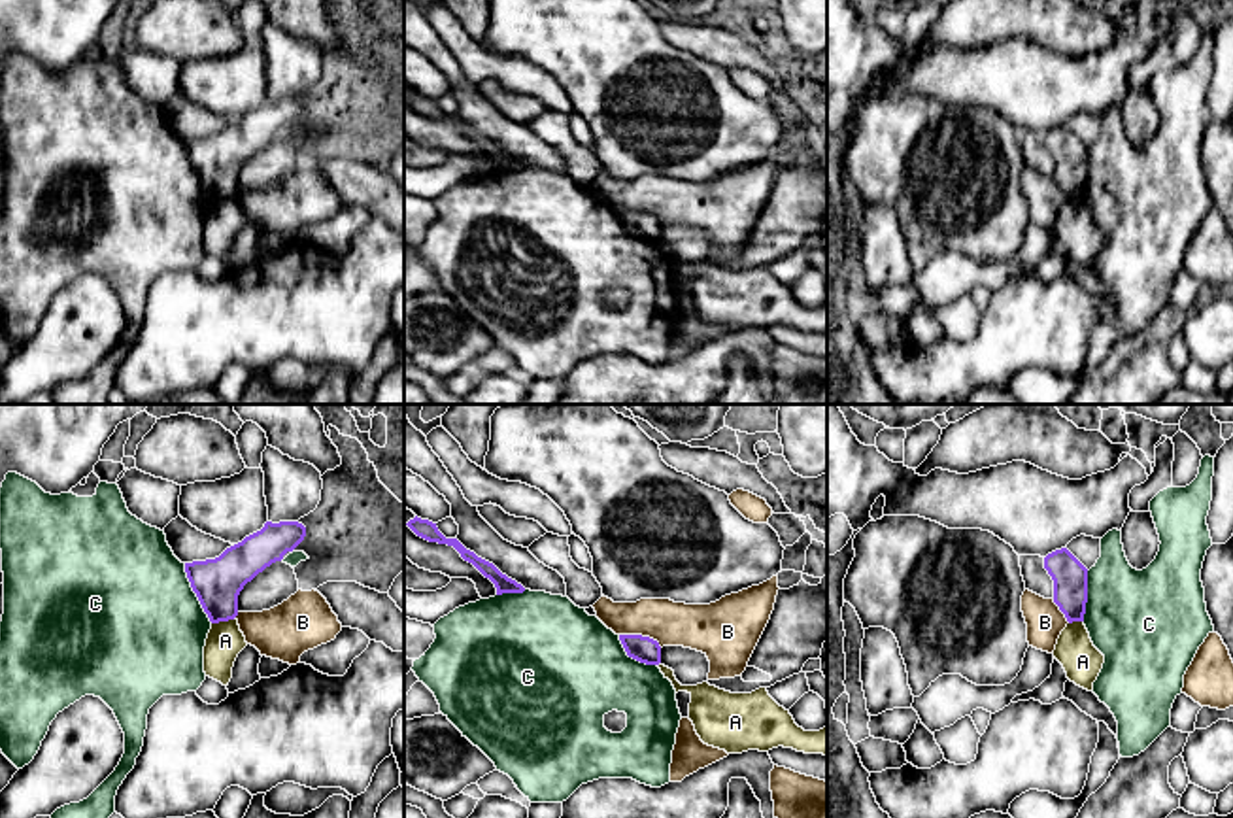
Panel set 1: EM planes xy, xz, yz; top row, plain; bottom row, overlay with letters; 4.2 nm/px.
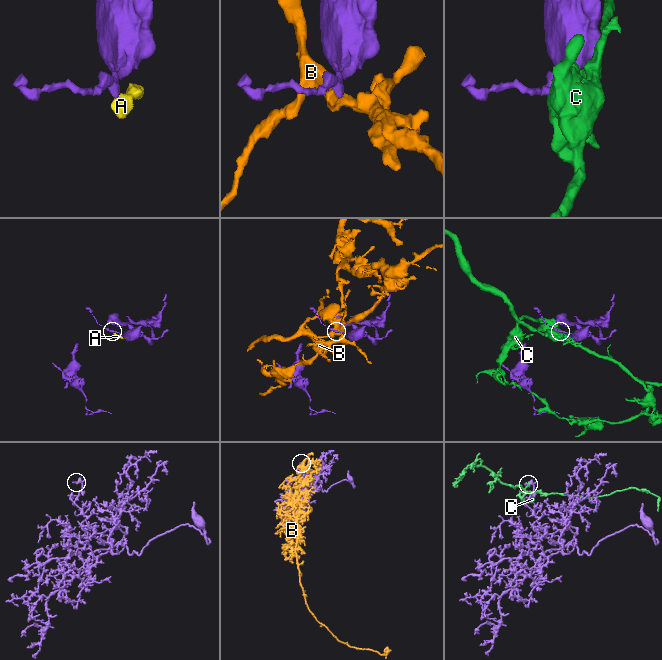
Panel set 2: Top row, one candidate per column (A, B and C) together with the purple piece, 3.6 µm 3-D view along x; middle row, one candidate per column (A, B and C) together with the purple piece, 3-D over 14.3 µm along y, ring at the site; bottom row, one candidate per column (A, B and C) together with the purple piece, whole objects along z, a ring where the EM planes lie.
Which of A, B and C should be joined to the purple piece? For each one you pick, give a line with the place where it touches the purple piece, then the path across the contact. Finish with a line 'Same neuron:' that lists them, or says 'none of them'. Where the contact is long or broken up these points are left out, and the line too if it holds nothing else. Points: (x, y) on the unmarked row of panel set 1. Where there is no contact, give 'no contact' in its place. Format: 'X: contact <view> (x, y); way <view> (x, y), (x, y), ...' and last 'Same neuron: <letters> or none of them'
Same neuron: none of them

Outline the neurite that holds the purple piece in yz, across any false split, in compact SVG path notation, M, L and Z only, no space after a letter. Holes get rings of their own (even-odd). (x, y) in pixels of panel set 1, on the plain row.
M1067 127L1044 134L1044 145L1054 157L1054 179L1067 198L1084 198L1088 179L1088 145Z

